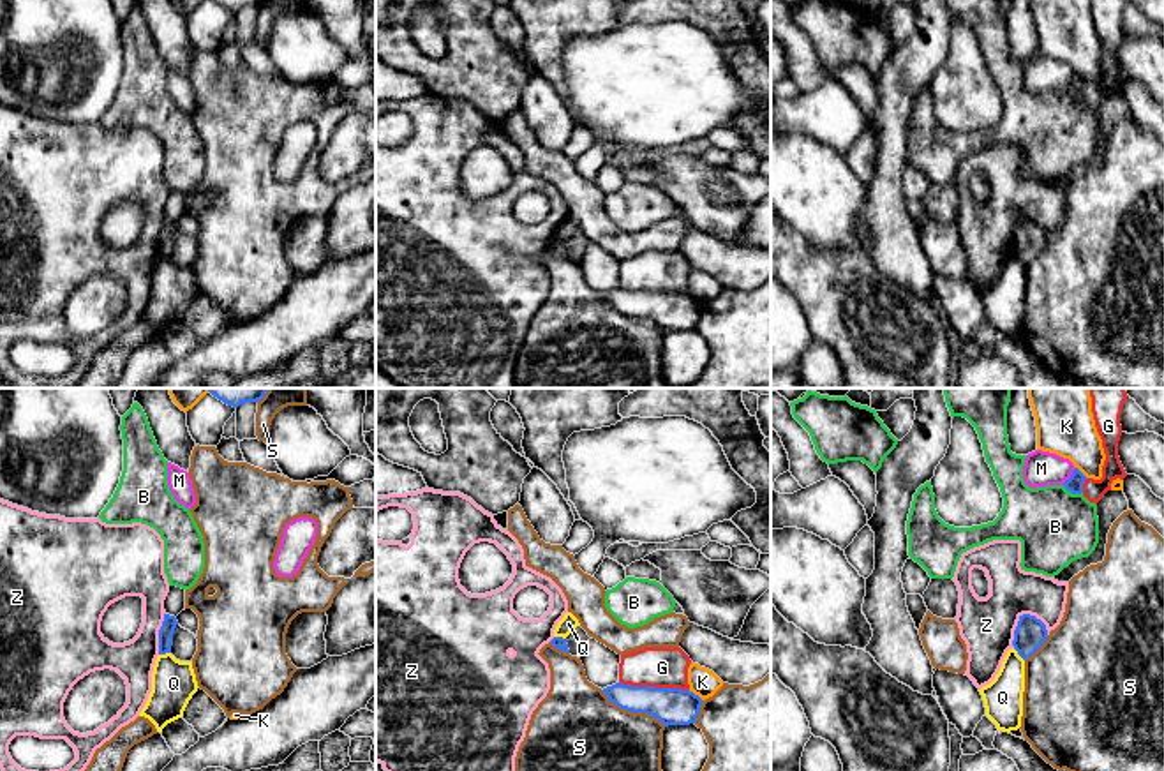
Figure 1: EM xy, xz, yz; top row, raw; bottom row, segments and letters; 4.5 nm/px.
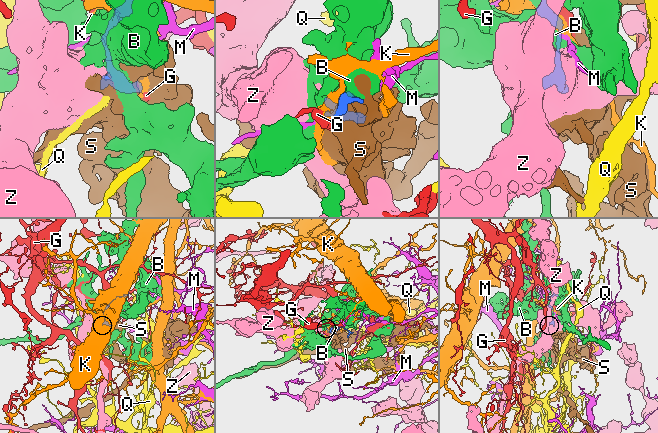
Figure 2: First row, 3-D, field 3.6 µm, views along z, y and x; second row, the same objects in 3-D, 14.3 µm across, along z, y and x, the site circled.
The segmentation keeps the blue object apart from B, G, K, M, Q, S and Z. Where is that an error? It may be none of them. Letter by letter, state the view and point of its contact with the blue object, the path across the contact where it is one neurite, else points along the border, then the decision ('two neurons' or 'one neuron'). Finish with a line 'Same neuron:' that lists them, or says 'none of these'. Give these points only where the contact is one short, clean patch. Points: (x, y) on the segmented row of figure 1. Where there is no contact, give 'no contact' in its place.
B: yz (1073, 493) | two neurons
G: xz (653, 687) | two neurons
K: xz (693, 694) | two neurons
M: yz (1071, 477) | along yz (1074, 468), (1062, 484) | two neurons
Q: yz (1018, 653) | along yz (1013, 648), (1023, 660) | two neurons
S: xz (634, 711) | two neurons
Z: yz (1020, 620) | along yz (1046, 625), (1034, 616), (1023, 614), (1014, 630), (1013, 646) | two neurons
Same neuron: none of these

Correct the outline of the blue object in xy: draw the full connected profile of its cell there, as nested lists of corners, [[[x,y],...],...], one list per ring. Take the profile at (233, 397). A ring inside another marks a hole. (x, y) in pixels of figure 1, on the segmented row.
[[[208,388],[208,392],[228,406],[238,408],[243,402],[257,402],[268,388]]]

